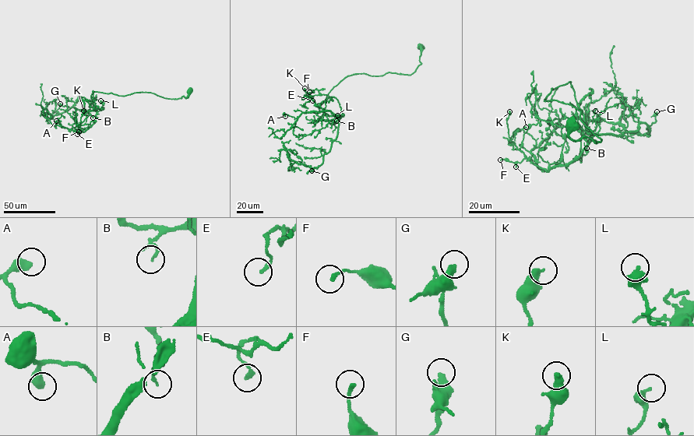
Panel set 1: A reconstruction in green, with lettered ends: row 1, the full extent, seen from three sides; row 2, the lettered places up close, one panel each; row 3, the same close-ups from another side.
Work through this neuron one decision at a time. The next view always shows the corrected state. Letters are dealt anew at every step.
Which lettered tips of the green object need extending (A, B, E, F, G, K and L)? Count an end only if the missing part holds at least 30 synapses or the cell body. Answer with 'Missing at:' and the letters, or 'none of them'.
Missing at: none of them

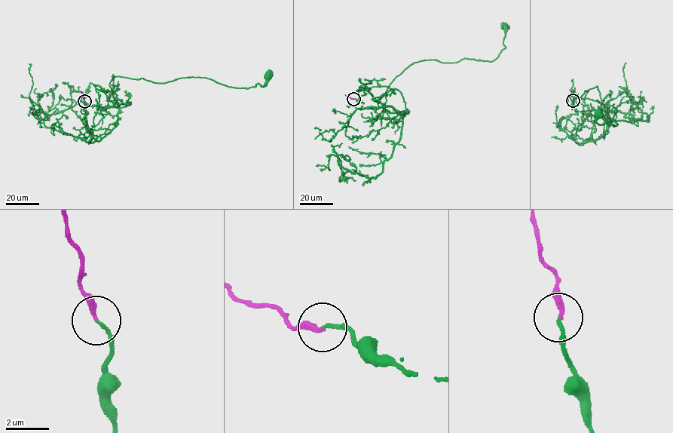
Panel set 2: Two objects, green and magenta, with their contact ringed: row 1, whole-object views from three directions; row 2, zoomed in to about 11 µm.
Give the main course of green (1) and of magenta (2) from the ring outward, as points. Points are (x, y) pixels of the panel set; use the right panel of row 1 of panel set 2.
1: (573, 100), (559, 130), (580, 143), (610, 122), (597, 86), (580, 99), (617, 124), (597, 114)
2: (573, 100), (569, 90)

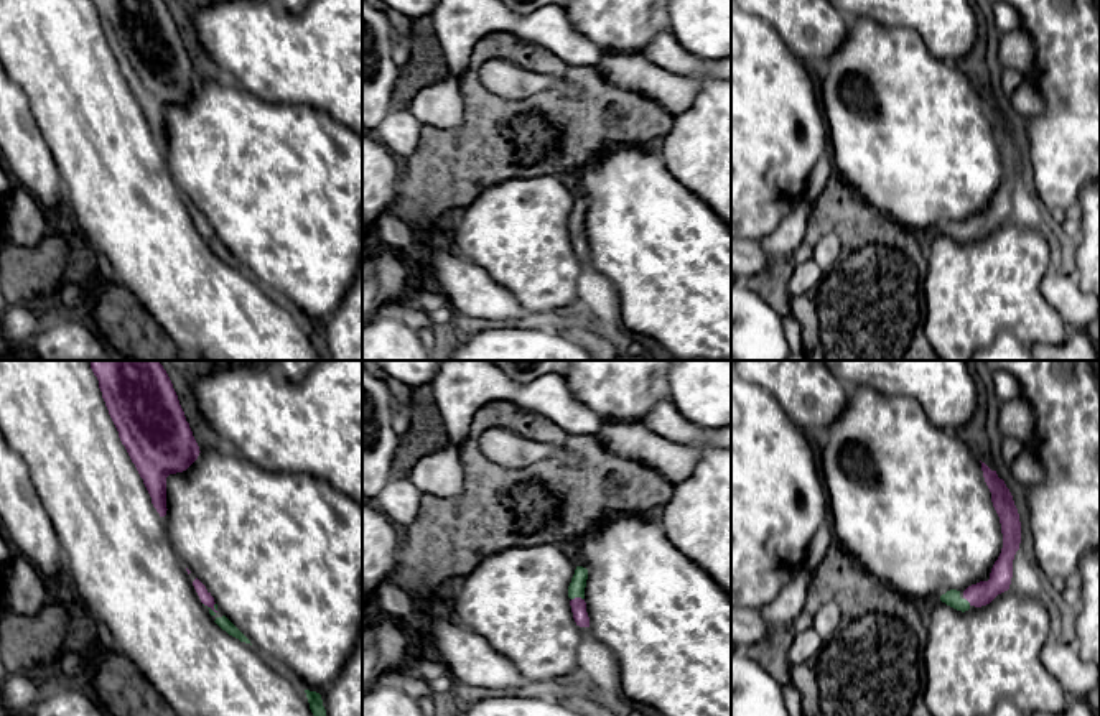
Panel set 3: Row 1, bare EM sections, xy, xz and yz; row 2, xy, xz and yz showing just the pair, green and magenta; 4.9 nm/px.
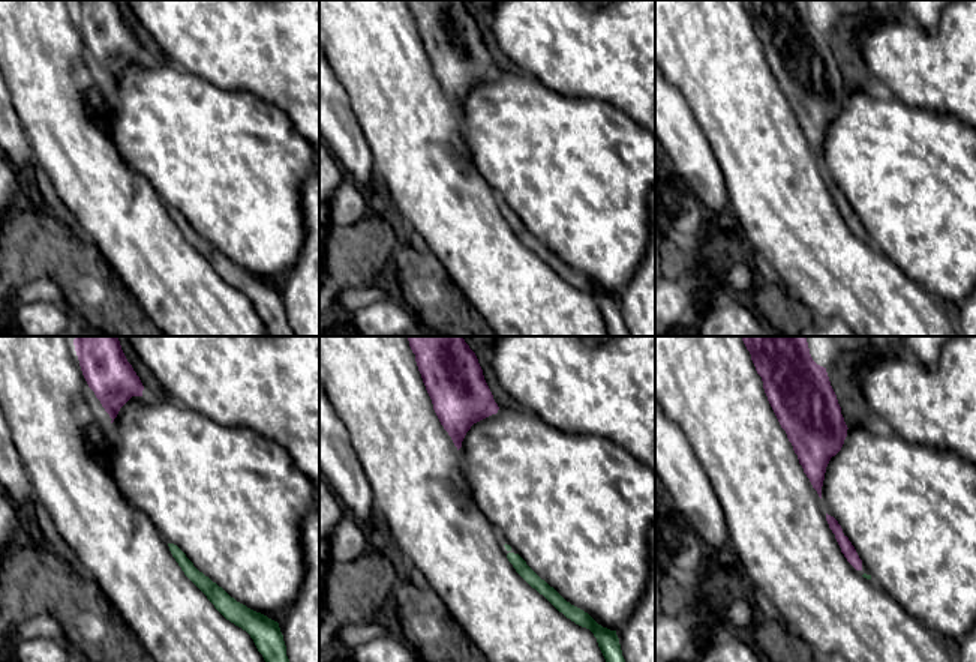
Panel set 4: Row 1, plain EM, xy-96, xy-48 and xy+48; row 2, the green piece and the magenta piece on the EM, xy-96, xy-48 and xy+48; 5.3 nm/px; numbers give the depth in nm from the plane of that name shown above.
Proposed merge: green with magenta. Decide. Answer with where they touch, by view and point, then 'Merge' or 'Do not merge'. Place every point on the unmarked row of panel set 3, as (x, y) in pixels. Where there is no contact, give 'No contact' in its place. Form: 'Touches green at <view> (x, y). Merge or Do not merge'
Touches green at xz (577, 227). Merge

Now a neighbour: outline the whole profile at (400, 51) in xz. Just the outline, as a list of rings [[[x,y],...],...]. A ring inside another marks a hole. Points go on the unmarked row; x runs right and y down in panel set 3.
[[[395,35],[392,46],[392,59],[399,67],[403,67],[410,59],[410,41],[407,36]]]

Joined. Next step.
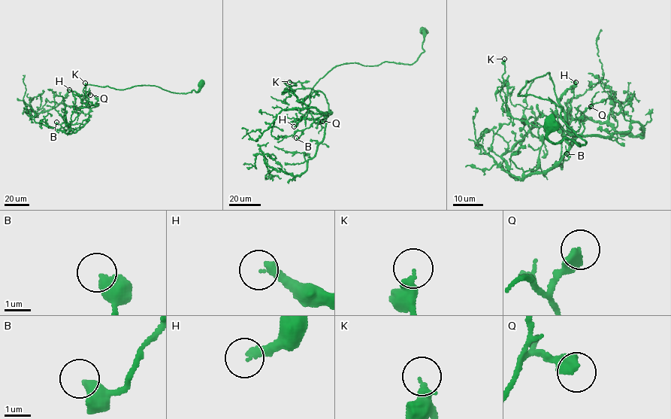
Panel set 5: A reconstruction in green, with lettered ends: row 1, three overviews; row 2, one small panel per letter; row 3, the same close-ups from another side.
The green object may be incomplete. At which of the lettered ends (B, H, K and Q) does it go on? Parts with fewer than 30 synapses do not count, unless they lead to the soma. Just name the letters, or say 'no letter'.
H

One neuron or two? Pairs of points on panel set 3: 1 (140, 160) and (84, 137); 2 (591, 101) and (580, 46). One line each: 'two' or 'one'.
1: one
2: two

